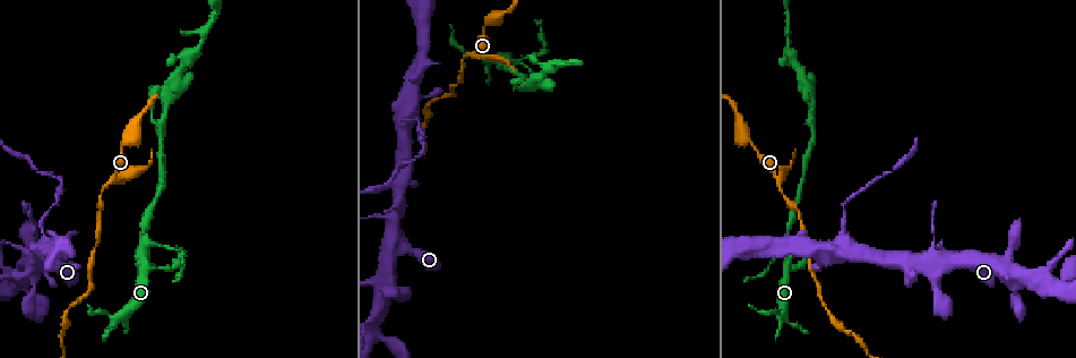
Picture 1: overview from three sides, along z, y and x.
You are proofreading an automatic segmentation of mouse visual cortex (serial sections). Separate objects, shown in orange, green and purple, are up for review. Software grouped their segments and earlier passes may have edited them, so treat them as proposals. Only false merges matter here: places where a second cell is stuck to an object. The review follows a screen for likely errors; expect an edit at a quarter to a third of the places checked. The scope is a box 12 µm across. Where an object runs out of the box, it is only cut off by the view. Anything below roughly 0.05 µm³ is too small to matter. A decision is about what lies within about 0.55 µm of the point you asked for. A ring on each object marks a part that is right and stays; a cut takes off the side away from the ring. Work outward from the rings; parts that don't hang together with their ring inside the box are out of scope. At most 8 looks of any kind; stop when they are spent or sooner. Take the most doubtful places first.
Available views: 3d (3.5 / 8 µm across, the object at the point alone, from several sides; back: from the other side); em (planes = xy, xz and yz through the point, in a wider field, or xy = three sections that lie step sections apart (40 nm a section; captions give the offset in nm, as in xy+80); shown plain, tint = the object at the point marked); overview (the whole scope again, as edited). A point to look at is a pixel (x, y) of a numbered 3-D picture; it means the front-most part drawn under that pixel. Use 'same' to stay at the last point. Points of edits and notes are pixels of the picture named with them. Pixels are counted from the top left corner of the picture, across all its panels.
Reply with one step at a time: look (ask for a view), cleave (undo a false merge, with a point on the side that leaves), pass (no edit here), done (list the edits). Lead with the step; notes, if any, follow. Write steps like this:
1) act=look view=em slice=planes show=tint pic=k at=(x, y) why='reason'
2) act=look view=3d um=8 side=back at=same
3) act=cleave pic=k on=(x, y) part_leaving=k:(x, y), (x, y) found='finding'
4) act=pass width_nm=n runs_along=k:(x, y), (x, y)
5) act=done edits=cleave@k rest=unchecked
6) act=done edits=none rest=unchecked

act=look view=3d um=8 pic=1 at=(50, 207) why='narrows sharply'

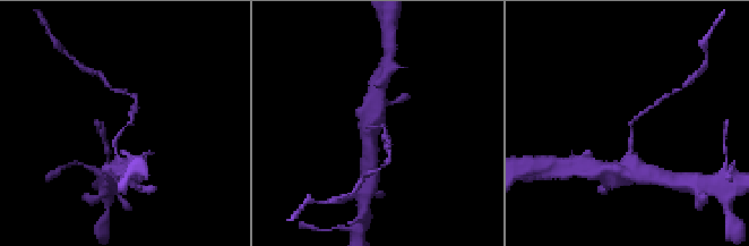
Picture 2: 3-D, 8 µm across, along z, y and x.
act=look view=3d um=3.5 pic=2 at=(631, 125)

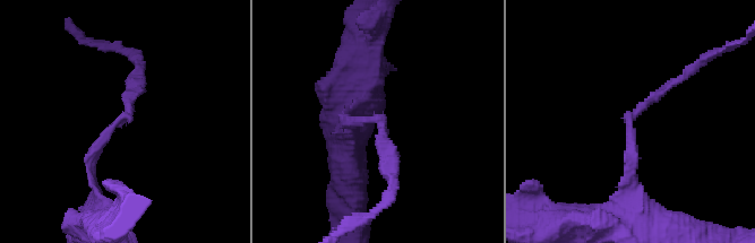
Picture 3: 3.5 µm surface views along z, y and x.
act=look view=em slice=xy step=2 show=tint pic=3 at=(631, 122) why='shape alone is not enough'

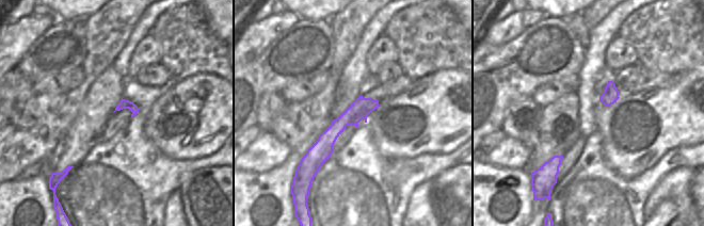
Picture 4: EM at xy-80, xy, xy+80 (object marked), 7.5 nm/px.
act=cleave pic=3 on=(384, 144) arm_widths_nm=150,150 border=4:(350, 106), (355, 114), (351, 125) found='two cells meet here'

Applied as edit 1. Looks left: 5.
act=look view=overview why='see it whole again'

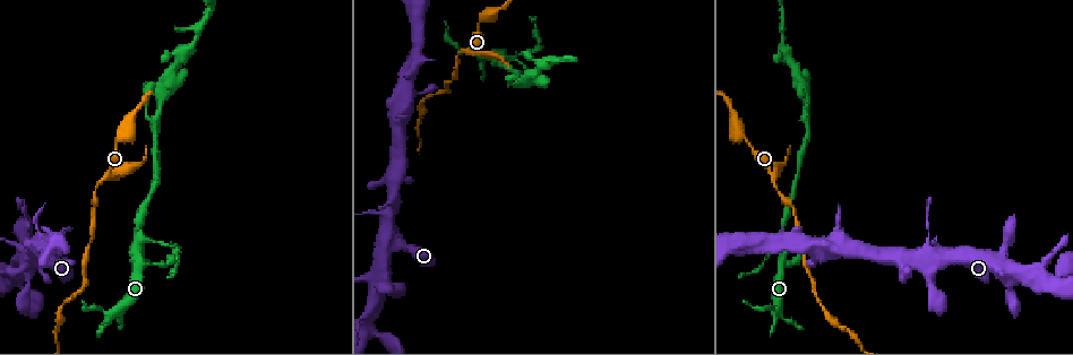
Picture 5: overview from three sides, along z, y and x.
act=look view=3d um=3.5 pic=5 at=(138, 241) why='arms part here'

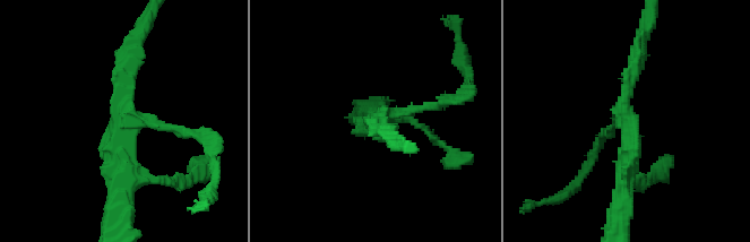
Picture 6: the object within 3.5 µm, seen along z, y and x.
act=look view=em slice=xy step=5 show=tint pic=6 at=(119, 127)

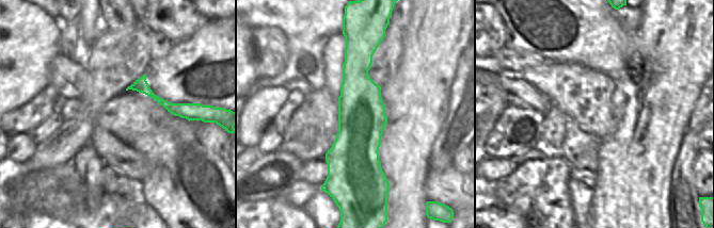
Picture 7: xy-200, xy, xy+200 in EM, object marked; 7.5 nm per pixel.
act=pass width_nm=360 runs_along=7:(364, 43), (347, 183) found='one cell here'

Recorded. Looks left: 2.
act=done edits=cleave@3 rest=unchecked

